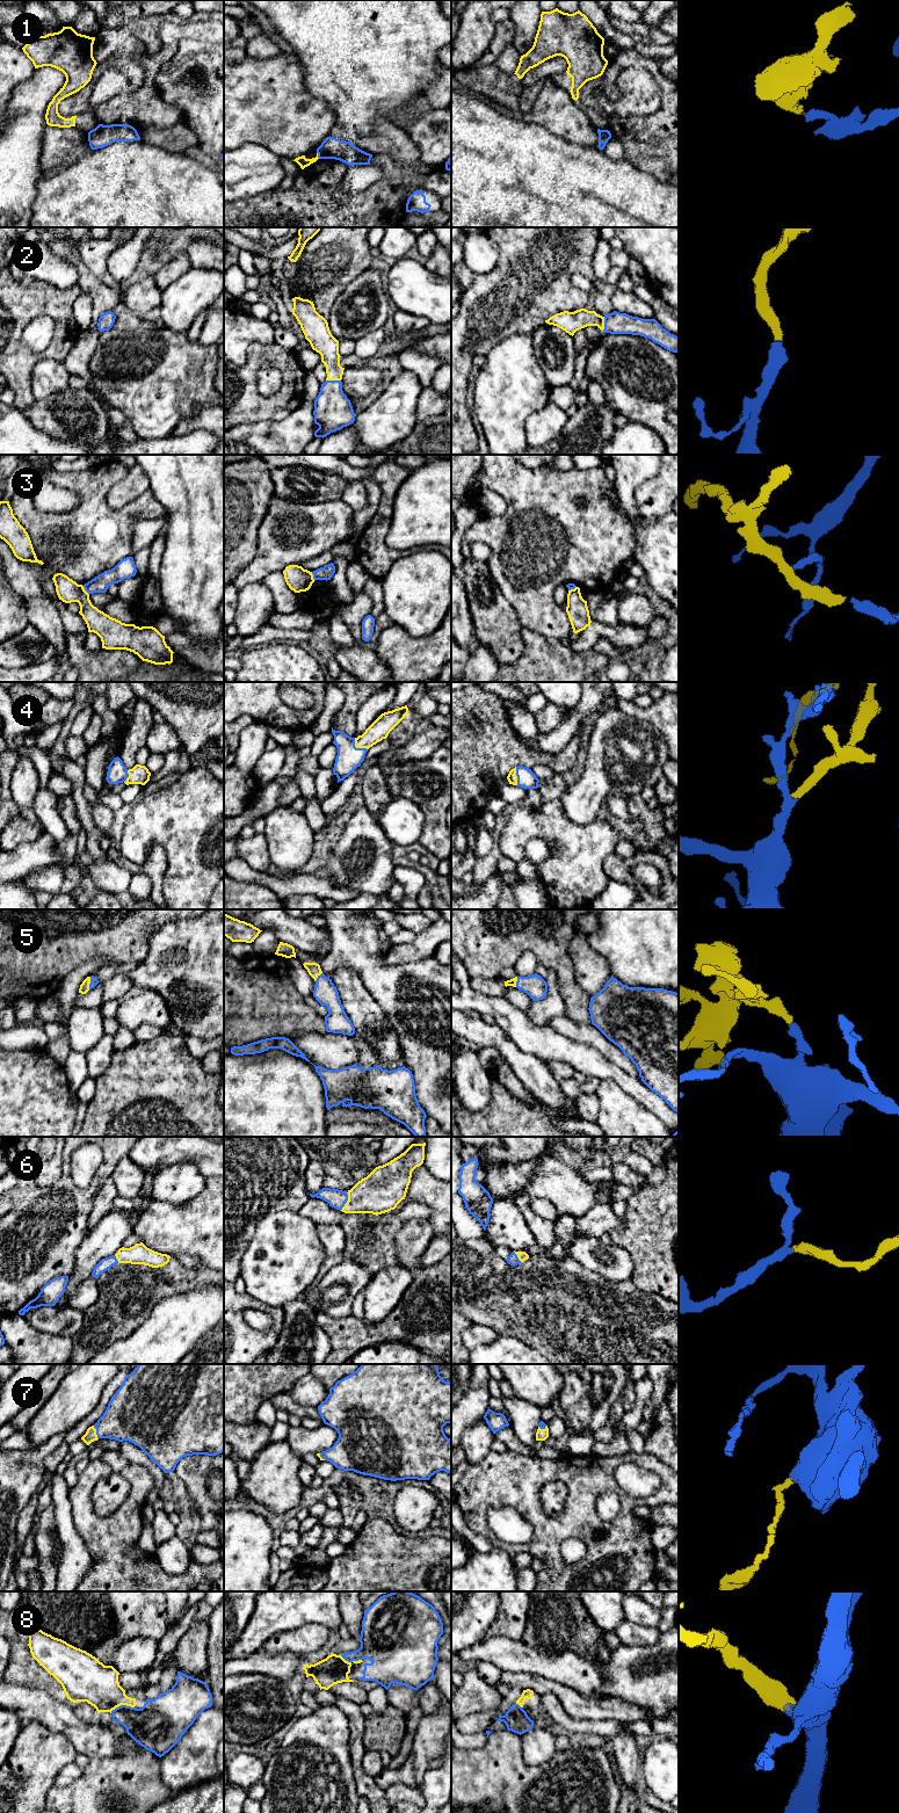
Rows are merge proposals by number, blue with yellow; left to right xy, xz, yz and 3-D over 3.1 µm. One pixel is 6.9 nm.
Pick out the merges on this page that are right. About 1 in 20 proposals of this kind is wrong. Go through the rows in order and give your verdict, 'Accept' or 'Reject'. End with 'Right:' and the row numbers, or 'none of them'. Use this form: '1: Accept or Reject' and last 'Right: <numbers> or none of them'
1: Reject
2: Accept
3: Accept
4: Accept
5: Accept
6: Accept
7: Accept
8: Accept
Right: 2, 3, 4, 5, 6, 7, 8

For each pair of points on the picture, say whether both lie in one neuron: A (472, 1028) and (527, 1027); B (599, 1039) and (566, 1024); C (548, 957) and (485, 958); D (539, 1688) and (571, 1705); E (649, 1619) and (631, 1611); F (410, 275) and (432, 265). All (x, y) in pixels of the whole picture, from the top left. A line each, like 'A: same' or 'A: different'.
A: different
B: same
C: same
D: same
E: same
F: different

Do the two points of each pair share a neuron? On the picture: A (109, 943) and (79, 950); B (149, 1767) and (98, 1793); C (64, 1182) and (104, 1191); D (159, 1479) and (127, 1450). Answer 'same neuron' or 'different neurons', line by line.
A: same neuron
B: same neuron
C: different neurons
D: same neuron

